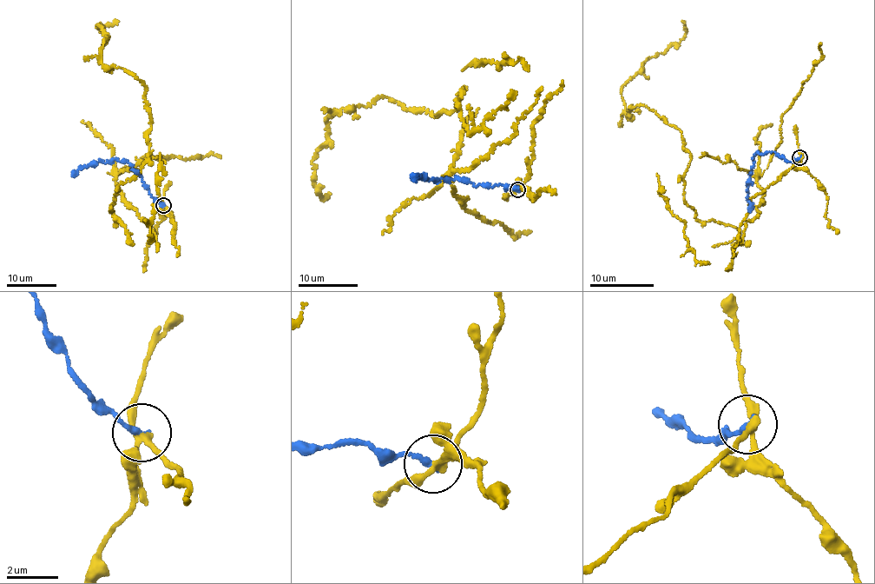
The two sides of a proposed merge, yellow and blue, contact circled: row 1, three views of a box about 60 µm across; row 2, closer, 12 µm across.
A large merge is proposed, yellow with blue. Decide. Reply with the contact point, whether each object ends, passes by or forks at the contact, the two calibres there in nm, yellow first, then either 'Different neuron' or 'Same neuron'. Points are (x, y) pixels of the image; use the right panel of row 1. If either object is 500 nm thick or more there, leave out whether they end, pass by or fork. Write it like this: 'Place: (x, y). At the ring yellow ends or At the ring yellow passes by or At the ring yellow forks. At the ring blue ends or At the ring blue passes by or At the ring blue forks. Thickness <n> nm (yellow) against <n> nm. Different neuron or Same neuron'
Place: (799, 157). At the ring yellow forks. At the ring blue ends. Thickness 200 nm (yellow) against 200 nm. Different neuron

